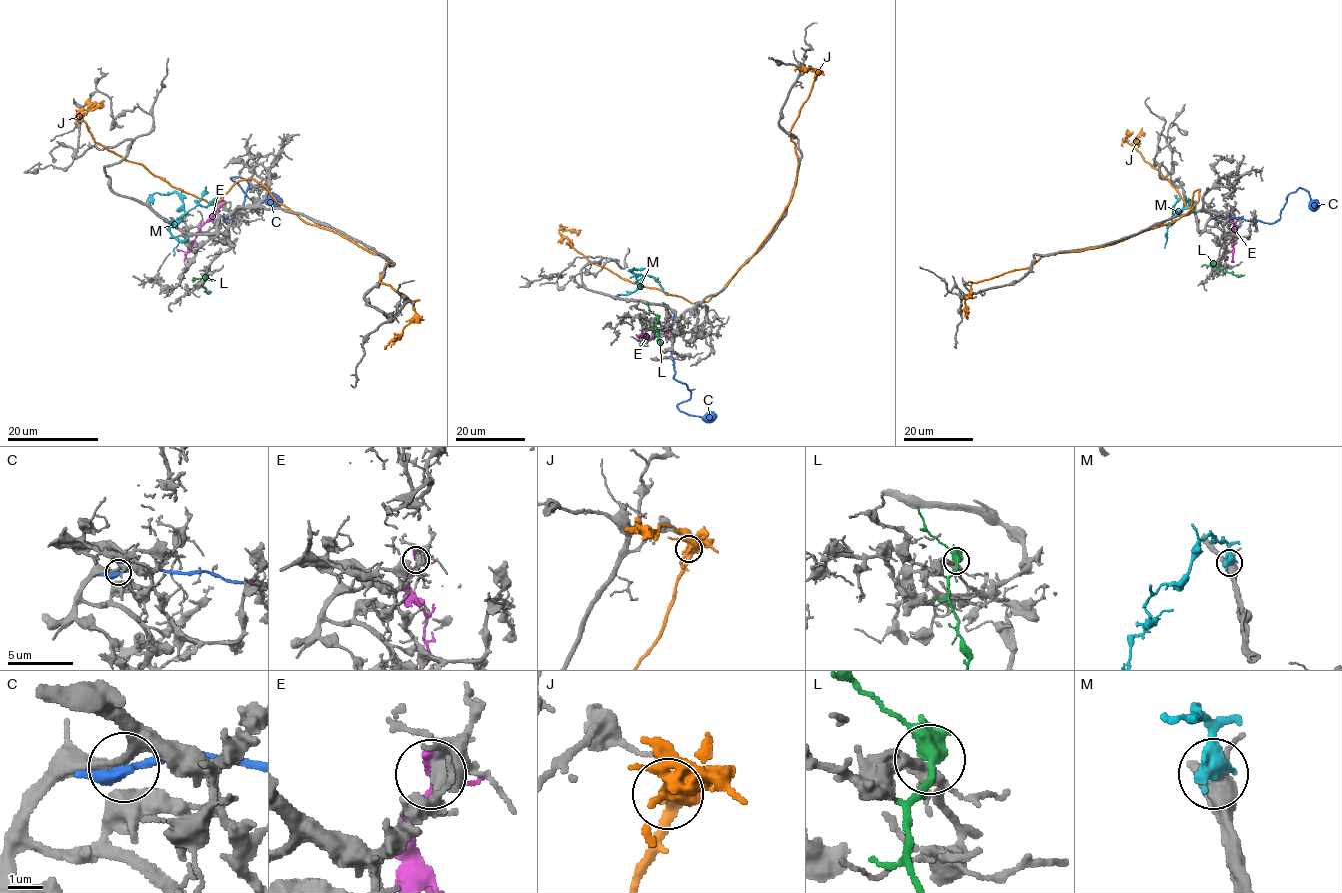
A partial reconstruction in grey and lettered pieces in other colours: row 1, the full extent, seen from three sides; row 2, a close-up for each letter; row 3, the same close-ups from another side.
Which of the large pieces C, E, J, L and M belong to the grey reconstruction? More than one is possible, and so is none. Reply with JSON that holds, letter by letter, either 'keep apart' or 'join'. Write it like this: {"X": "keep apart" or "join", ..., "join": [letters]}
{"C": "keep apart", "E": "keep apart", "J": "keep apart", "L": "keep apart", "M": "keep apart", "join": []}

